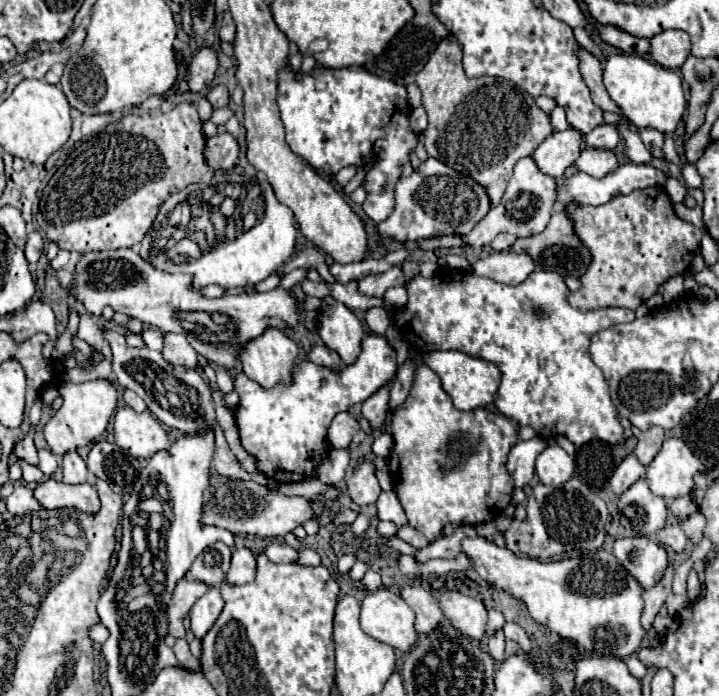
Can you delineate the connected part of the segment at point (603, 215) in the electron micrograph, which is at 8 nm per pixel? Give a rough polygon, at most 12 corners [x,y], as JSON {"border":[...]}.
{"border":[[662,186],[564,212],[592,254],[568,304],[636,310],[702,232]]}

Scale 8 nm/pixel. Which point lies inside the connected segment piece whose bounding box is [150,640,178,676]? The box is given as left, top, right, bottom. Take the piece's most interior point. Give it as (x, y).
(165, 657)

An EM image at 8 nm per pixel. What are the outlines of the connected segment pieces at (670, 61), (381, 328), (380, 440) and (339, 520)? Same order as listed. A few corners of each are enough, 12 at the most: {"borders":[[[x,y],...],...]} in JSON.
{"borders":[[[664,30],[652,38],[650,56],[676,70],[690,56],[684,30]],[[370,308],[366,322],[372,332],[386,332],[386,310]],[[383,433],[374,440],[375,455],[389,456],[393,446],[393,438]],[[341,509],[331,519],[333,524],[352,524],[358,513]]]}

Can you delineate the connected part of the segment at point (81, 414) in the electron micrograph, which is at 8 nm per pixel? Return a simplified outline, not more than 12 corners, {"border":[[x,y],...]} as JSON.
{"border":[[108,380],[62,384],[44,426],[56,456],[100,438],[116,412]]}

